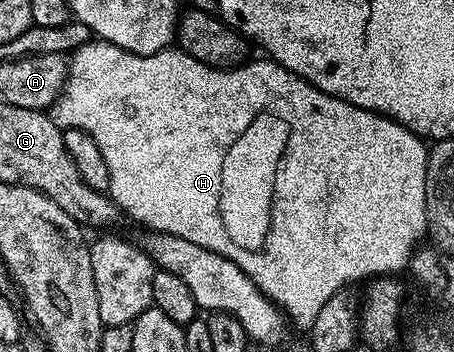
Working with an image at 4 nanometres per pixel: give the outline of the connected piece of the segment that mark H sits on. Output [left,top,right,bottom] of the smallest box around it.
[52,40,428,332]

